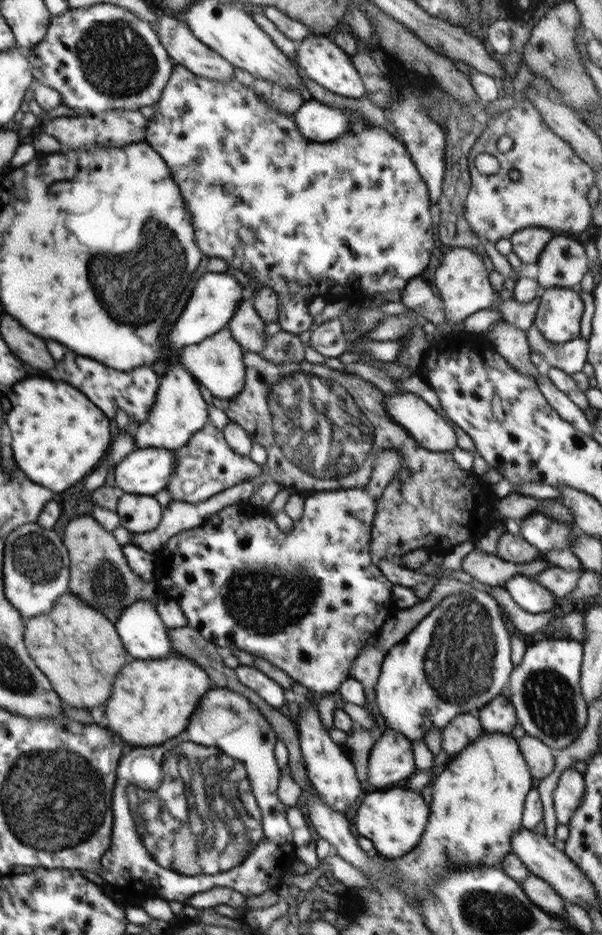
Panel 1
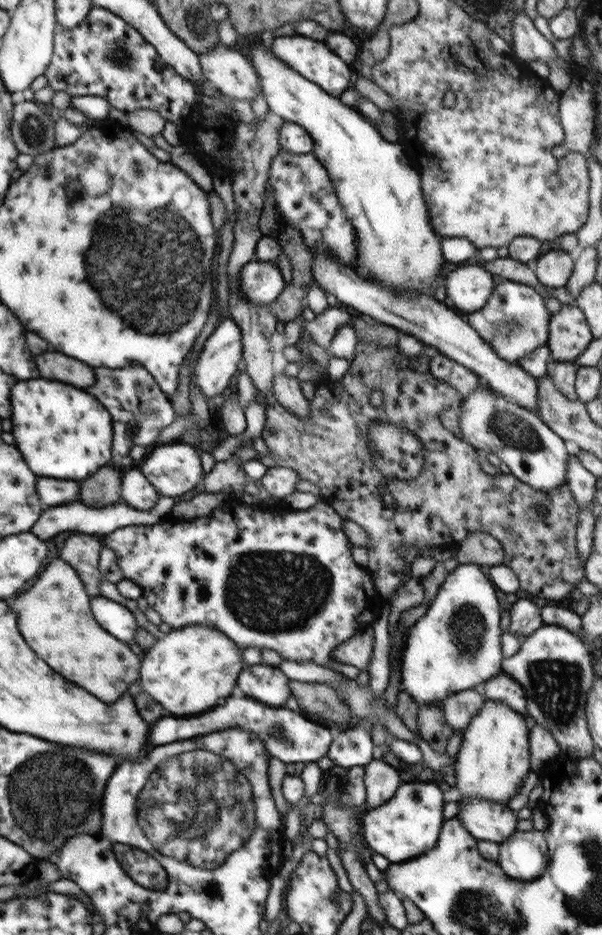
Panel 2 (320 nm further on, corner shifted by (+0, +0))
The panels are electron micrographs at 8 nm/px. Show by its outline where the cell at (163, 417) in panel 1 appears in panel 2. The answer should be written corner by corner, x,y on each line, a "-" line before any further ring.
226,319
217,325
214,333
206,340
206,345
194,363
194,371
191,372
191,381
196,383
204,393
204,398
213,398
224,395
234,386
235,377
238,374
238,366
242,358
242,334
240,327
234,319

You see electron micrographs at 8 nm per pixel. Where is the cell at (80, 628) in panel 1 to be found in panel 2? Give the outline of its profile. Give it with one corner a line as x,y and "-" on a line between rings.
52,559
38,580
25,593
14,597
10,604
18,618
18,630
38,658
64,676
82,686
102,702
116,702
128,686
139,681
140,692
135,702
139,714
148,724
170,713
156,700
149,700
140,678
140,658
124,643
102,630
92,616
91,596
85,591
79,574
64,559

